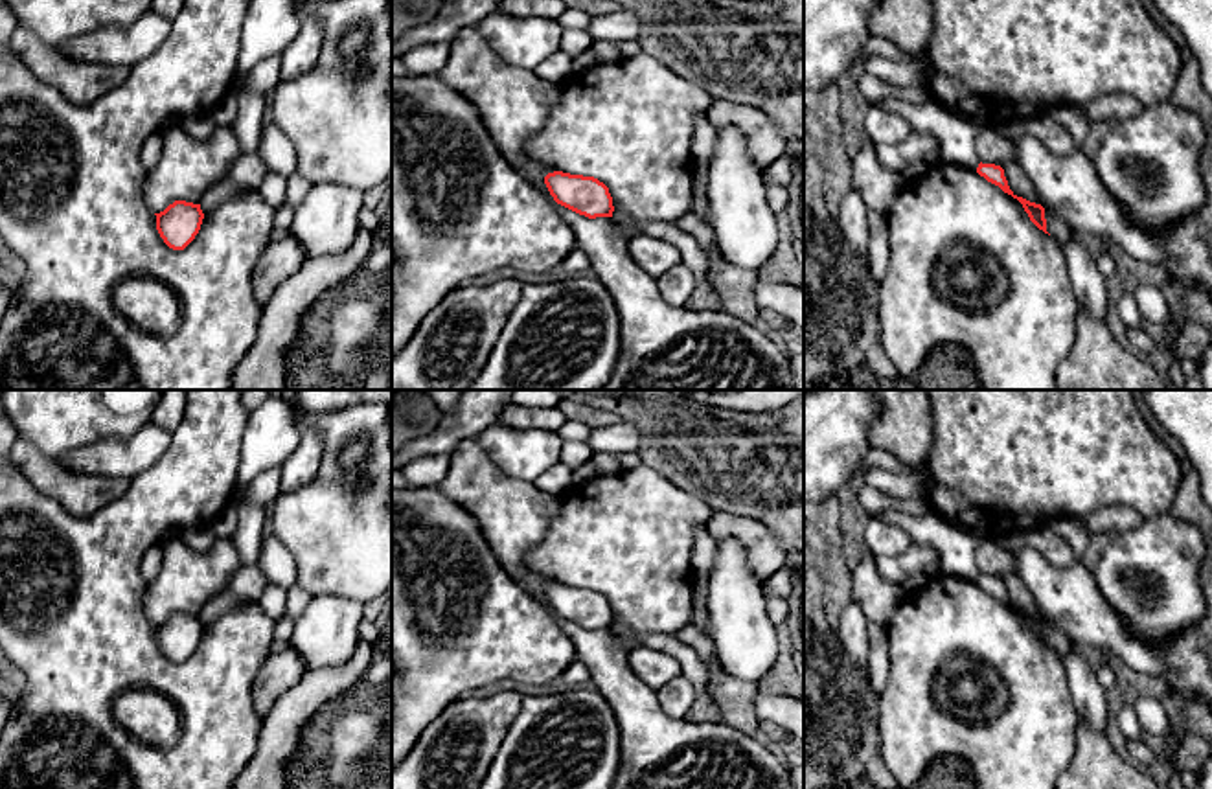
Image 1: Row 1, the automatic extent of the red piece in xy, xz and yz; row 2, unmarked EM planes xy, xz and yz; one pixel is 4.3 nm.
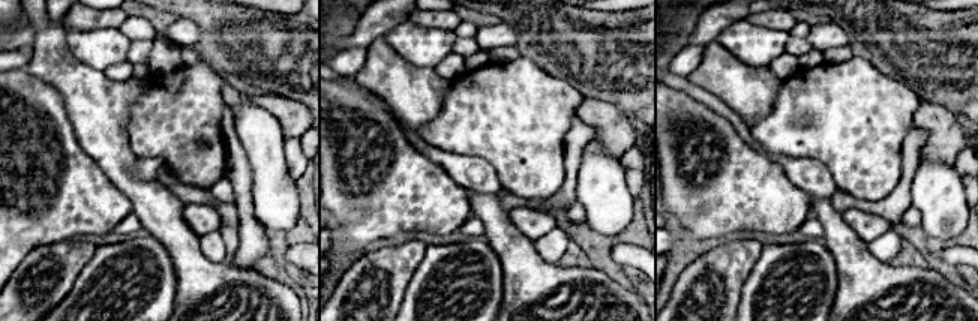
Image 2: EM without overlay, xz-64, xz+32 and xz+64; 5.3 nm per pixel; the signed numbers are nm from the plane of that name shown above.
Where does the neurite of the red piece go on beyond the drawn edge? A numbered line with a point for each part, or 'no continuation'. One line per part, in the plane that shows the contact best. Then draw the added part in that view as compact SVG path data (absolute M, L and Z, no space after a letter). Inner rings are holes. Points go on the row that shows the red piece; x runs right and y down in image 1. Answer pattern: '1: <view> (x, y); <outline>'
no continuation

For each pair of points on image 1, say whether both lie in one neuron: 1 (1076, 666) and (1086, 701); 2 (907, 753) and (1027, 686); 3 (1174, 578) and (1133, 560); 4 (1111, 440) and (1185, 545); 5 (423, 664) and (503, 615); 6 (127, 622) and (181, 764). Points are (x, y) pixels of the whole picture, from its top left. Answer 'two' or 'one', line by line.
1: one
2: one
3: one
4: two
5: one
6: one

